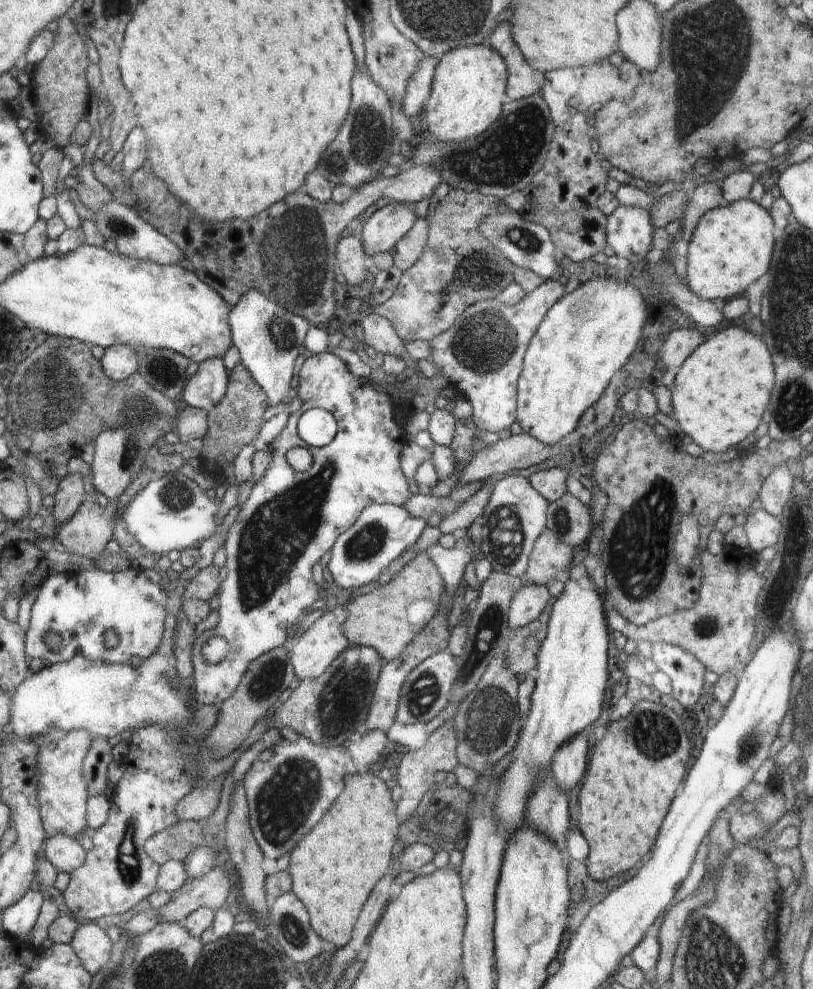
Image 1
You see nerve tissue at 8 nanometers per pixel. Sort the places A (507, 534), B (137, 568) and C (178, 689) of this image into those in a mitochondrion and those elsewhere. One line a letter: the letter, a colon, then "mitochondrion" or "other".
A: mitochondrion
B: other
C: mitochondrion

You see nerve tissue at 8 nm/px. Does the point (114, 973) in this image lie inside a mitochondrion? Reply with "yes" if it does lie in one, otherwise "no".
yes

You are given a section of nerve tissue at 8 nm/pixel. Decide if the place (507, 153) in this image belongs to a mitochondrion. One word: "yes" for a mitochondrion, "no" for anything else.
yes

